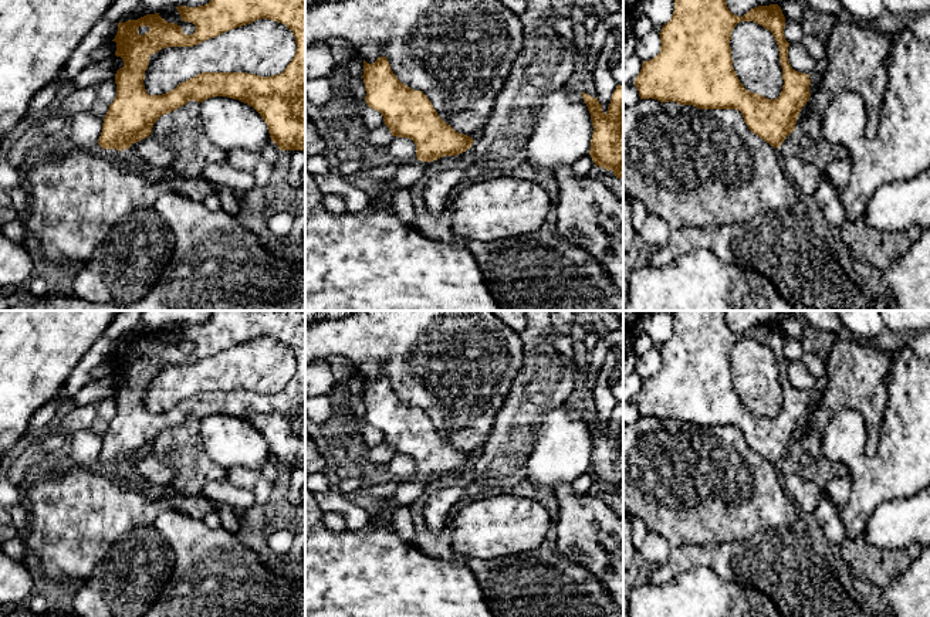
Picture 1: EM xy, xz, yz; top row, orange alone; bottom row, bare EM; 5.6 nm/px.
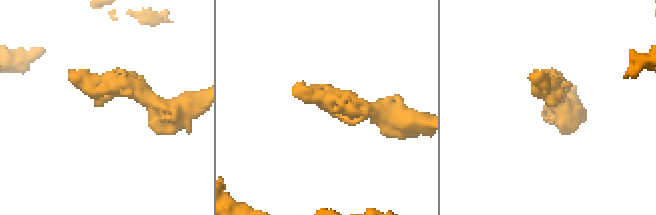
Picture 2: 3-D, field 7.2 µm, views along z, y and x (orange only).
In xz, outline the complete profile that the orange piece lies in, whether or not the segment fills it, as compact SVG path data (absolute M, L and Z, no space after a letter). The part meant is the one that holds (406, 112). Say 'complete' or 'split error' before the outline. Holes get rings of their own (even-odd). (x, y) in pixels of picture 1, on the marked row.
complete; M379 57L373 64L363 60L362 78L366 105L382 113L392 136L415 142L417 160L433 162L471 148L473 138L447 125L422 91L402 84L386 57Z

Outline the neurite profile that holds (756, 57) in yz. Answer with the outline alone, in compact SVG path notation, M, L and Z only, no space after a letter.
M740 21L731 33L730 47L733 68L744 88L768 99L778 98L784 79L779 50L772 33L754 21Z

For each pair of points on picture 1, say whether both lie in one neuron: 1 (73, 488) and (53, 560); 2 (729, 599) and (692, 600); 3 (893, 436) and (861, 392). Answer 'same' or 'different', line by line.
1: same
2: same
3: different

